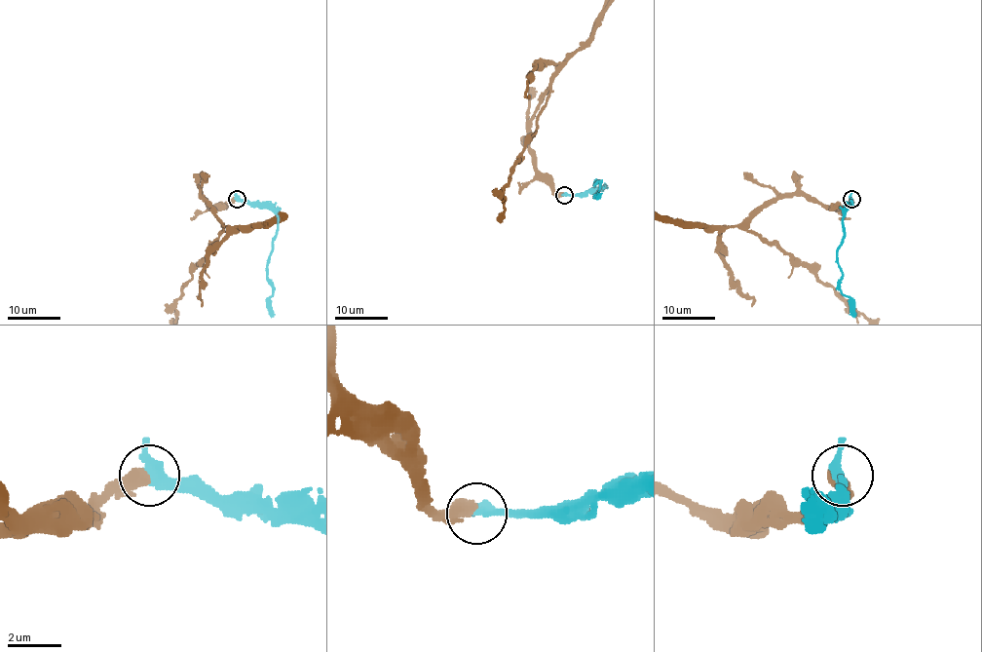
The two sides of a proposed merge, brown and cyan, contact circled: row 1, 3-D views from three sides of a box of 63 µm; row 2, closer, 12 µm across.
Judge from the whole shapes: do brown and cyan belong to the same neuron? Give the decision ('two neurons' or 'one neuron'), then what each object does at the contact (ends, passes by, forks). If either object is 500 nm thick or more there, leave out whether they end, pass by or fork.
one neuron; brown ends; cyan passes by

